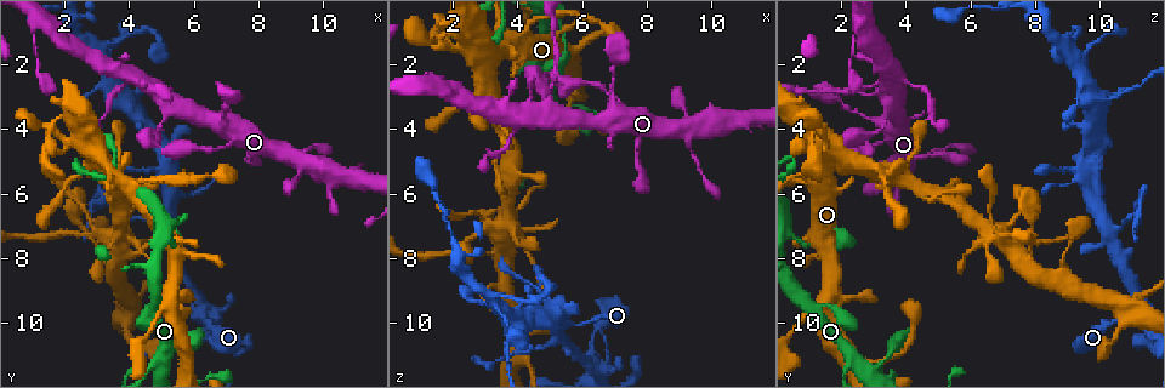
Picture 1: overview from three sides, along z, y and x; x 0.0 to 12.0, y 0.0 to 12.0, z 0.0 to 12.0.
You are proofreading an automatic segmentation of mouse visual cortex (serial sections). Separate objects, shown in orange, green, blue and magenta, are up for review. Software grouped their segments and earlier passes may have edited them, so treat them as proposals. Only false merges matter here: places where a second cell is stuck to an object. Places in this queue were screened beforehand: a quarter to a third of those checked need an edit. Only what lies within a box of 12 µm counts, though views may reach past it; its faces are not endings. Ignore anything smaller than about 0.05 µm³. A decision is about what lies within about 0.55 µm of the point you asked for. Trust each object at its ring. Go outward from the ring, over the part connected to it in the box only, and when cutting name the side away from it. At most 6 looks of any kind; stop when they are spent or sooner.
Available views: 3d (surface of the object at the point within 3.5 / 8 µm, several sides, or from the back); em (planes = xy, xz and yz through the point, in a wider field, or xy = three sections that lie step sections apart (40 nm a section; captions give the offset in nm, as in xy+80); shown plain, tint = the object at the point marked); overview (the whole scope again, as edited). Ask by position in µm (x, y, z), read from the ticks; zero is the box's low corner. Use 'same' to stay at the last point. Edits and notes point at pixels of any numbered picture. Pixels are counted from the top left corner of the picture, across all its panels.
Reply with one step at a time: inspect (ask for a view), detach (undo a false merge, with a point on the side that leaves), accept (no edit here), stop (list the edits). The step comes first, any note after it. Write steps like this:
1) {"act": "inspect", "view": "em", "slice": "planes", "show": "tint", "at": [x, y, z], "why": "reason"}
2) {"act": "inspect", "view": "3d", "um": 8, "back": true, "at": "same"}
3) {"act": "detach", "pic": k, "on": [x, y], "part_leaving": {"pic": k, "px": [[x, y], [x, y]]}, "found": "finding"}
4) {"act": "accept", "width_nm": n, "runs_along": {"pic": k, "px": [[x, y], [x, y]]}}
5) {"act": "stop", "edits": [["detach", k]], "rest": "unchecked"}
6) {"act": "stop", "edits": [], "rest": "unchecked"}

{"act": "inspect", "view": "3d", "um": 3.5, "at": [5.2, 3.5, 3.4], "why": "small branch off a trunk"}

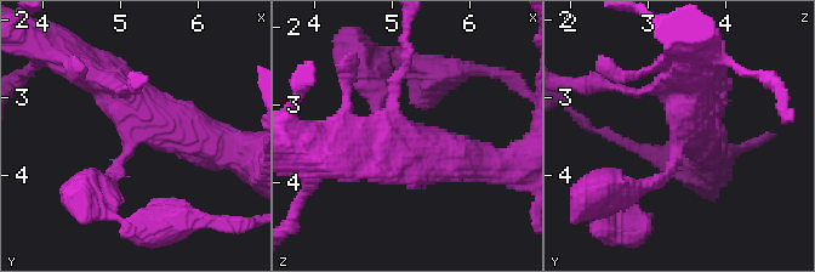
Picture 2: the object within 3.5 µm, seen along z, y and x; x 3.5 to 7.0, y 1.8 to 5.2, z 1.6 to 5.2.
{"act": "inspect", "view": "em", "slice": "xy", "step": 5, "show": "tint", "at": [5.15, 3.45, 3.45], "arms": 4, "arm_widths_nm": [150, 150, 450, 500]}

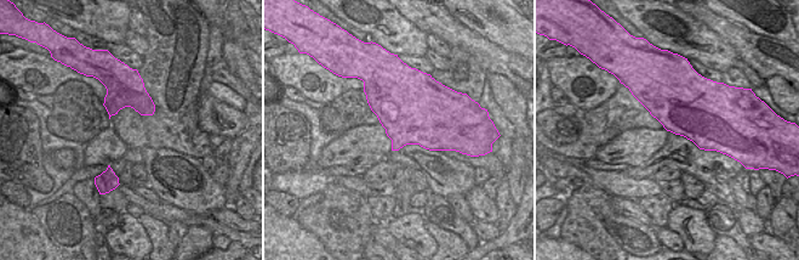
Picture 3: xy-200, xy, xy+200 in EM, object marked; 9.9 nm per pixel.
{"act": "inspect", "view": "em", "slice": "xy", "step": 1, "show": "tint", "at": "same", "why": "cut it another way"}

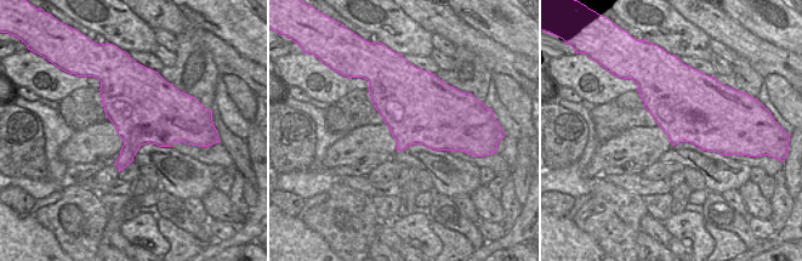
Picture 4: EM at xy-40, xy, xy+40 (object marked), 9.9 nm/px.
{"act": "accept", "runs_along": {"pic": 2, "px": [[218, 145], [147, 115], [80, 63]]}, "found": "one cell here"}

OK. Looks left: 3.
{"act": "inspect", "view": "3d", "um": 8, "at": [9.4, 5.1, 4.0], "why": "thin arm on a thick one"}

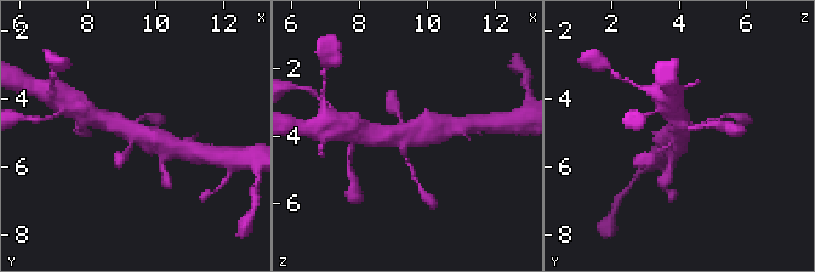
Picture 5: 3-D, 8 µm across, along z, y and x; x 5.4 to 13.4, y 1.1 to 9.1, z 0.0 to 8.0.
{"act": "inspect", "view": "em", "slice": "xy", "step": 1, "show": "tint", "at": [9.5, 5.1, 4.0], "why": "now the EM"}

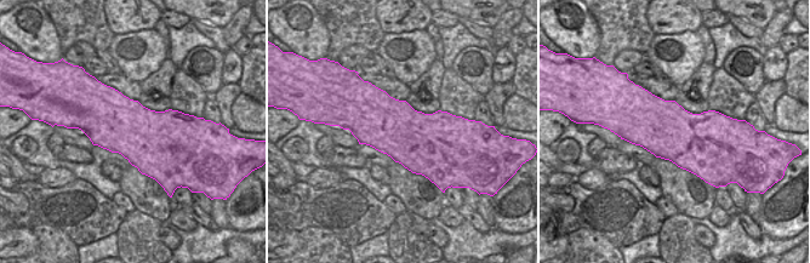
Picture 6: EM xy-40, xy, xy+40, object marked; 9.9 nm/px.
{"act": "accept", "runs_along": {"pic": 5, "px": [[96, 117], [161, 142]]}, "found": "one cell here"}

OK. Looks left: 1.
{"act": "inspect", "view": "3d", "um": 3.5, "at": [3.7, 7.2, 6.8], "why": "four or more arms meet"}

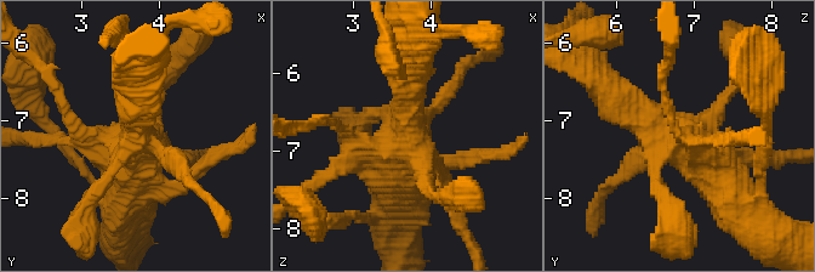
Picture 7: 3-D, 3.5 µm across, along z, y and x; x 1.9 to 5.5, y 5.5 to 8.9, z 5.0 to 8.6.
{"act": "accept", "runs_along": {"pic": 7, "px": [[611, 96], [680, 130], [736, 197]]}, "found": "all the same cell"}

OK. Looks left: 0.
{"act": "stop", "edits": [], "rest": "unchecked"}

